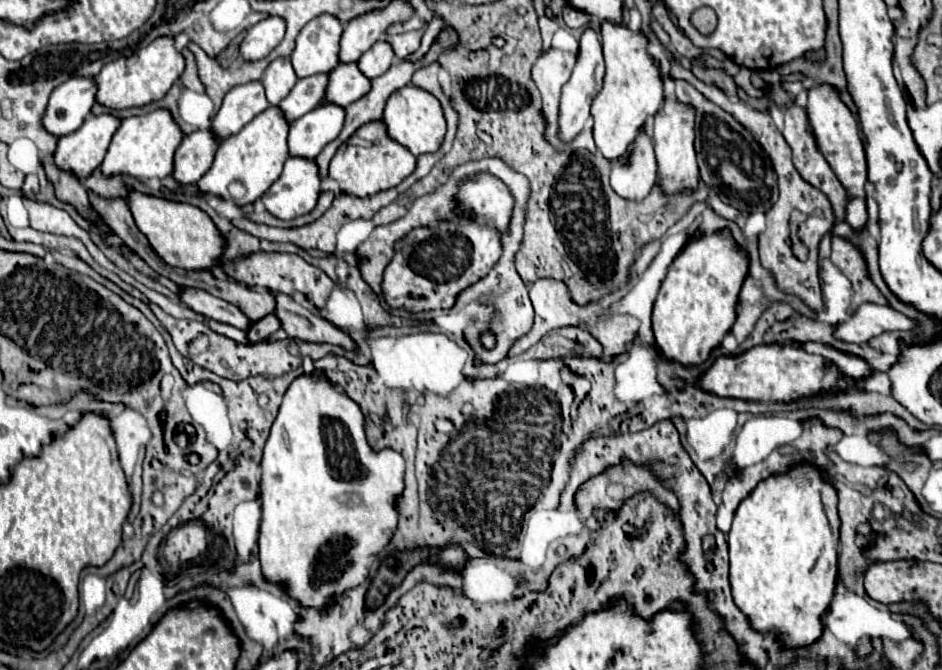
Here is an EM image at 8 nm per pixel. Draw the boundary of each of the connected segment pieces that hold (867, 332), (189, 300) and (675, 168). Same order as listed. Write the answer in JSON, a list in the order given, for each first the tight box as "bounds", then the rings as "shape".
[{"bounds":[834,303,918,343],"shape":[[[864,303],[848,321],[836,325],[834,335],[848,343],[864,343],[886,331],[914,331],[918,327],[916,319],[906,317],[890,305]]]},{"bounds":[178,287,250,331],"shape":[[[178,287],[178,293],[180,301],[184,305],[188,305],[190,309],[194,309],[196,313],[204,315],[204,317],[210,317],[218,323],[226,323],[226,325],[234,325],[242,331],[248,329],[248,323],[250,319],[232,303],[224,301],[224,299],[218,299],[210,293],[206,293],[204,289],[192,289],[192,287]]]},{"bounds":[652,99,698,193],"shape":[[[666,99],[662,109],[654,115],[652,141],[658,159],[658,177],[666,193],[678,193],[682,189],[694,189],[698,185],[698,165],[694,153],[694,119],[694,105],[682,103],[678,99]]]}]

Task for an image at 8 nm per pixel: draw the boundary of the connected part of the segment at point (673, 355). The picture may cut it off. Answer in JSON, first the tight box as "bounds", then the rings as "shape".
{"bounds":[652,229,748,365],"shape":[[[730,229],[698,235],[674,257],[660,285],[652,311],[652,331],[664,357],[700,365],[736,321],[738,293],[748,275],[748,253],[736,243]]]}

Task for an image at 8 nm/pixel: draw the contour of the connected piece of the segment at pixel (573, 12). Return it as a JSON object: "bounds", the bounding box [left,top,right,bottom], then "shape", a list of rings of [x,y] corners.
{"bounds":[562,5,590,27],"shape":[[[566,5],[566,7],[562,9],[562,17],[564,17],[564,23],[566,23],[568,27],[584,27],[584,25],[590,21],[590,15],[588,15],[588,13],[578,11],[578,9],[570,7],[570,5]]]}

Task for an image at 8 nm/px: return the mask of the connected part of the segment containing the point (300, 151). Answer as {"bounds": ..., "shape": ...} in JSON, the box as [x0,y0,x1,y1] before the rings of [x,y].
{"bounds":[288,103,346,159],"shape":[[[322,103],[304,117],[290,123],[288,147],[294,157],[316,159],[316,155],[340,135],[346,111],[334,103]]]}

